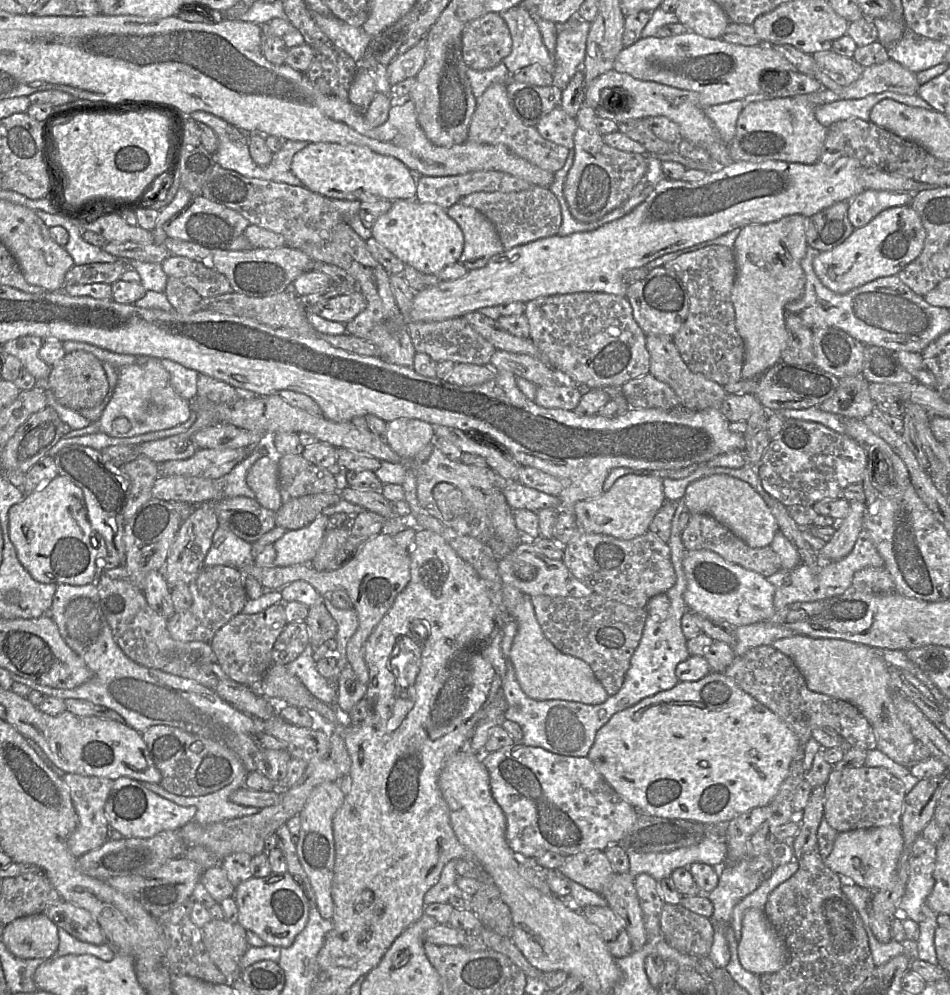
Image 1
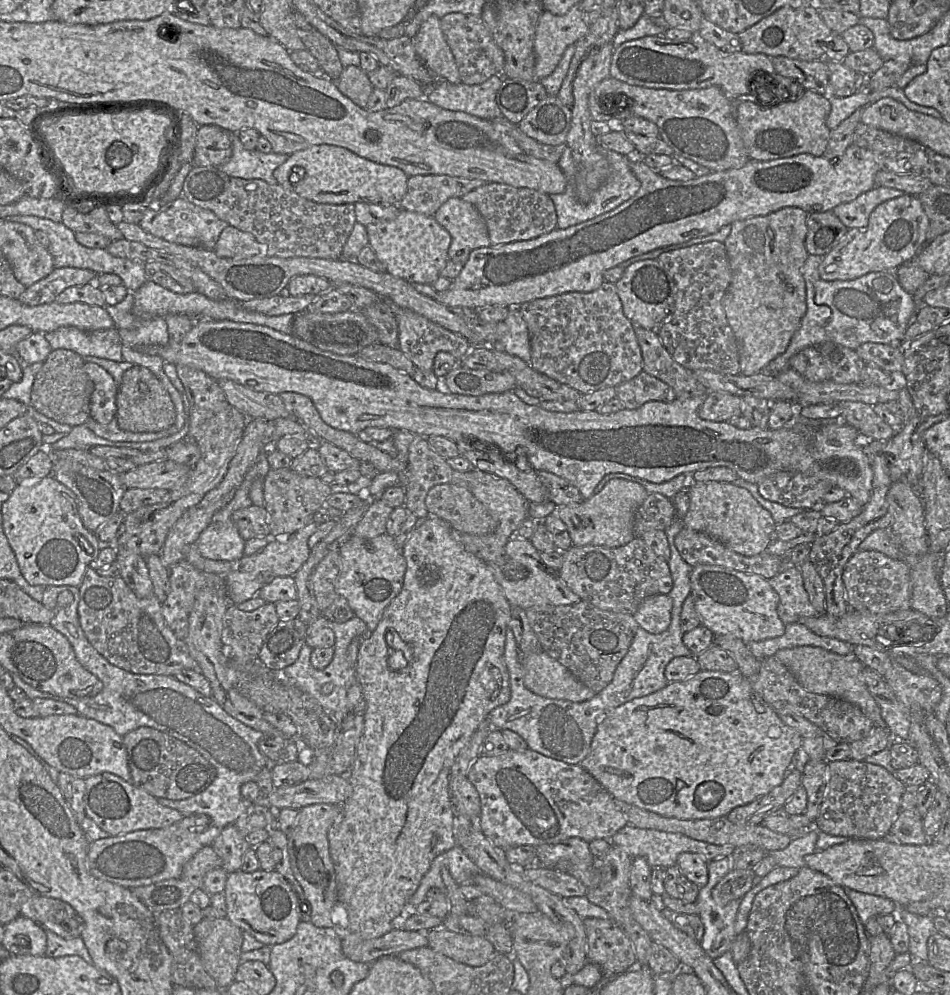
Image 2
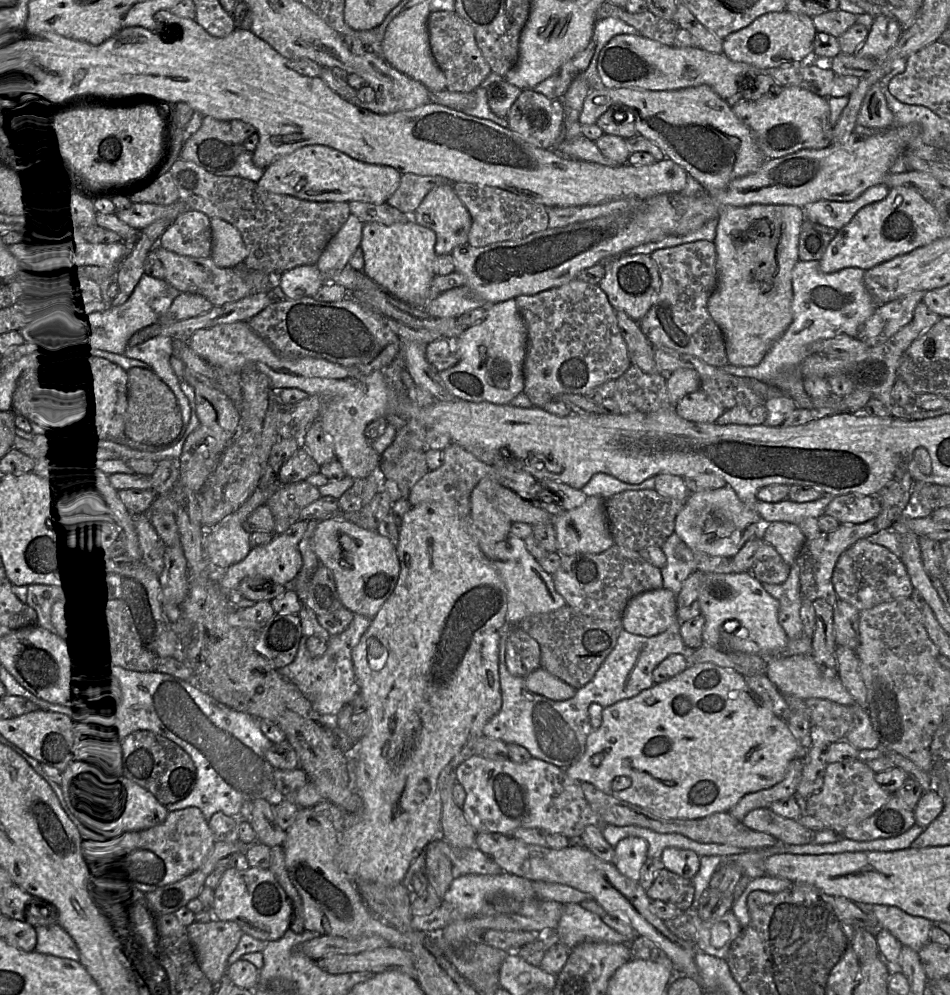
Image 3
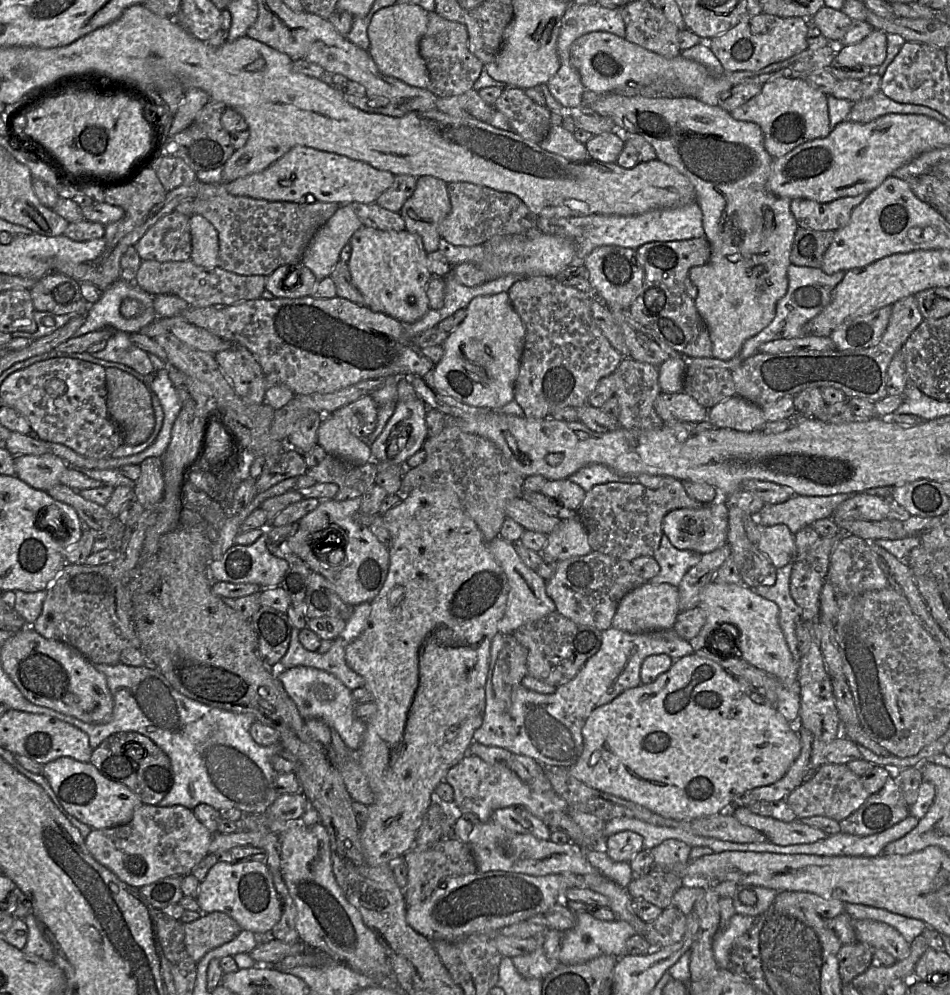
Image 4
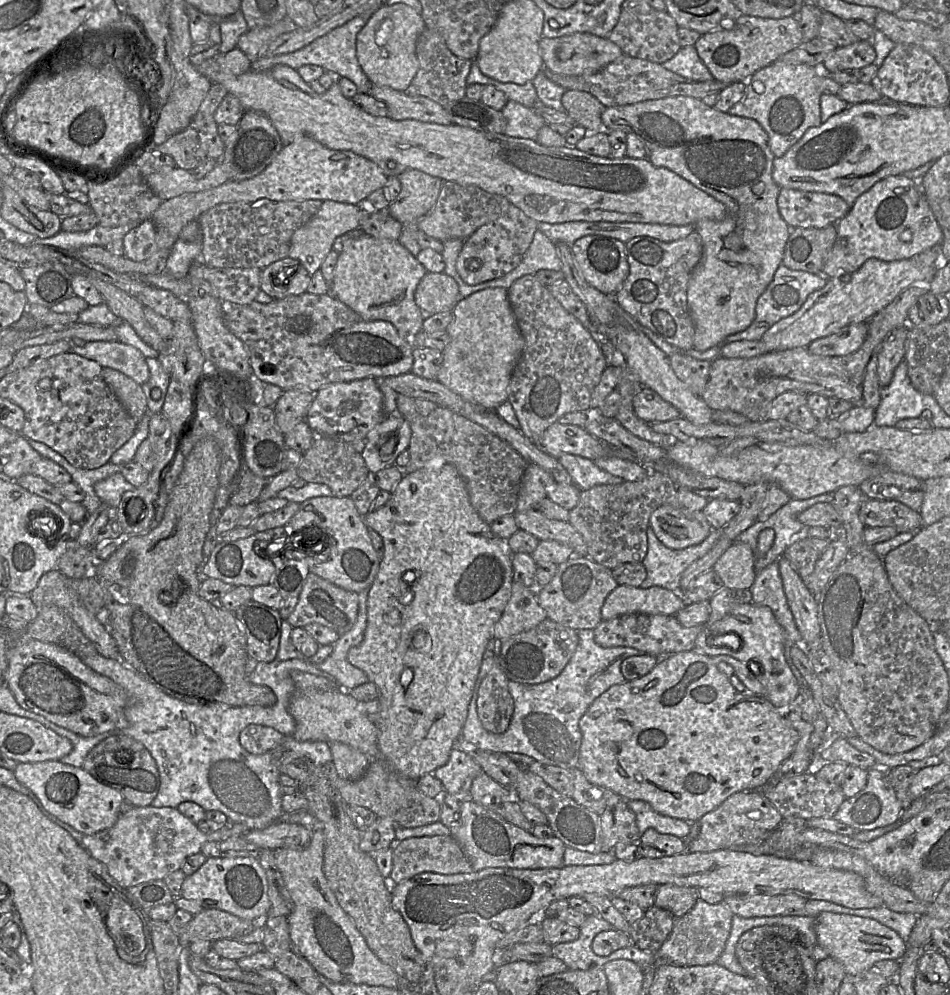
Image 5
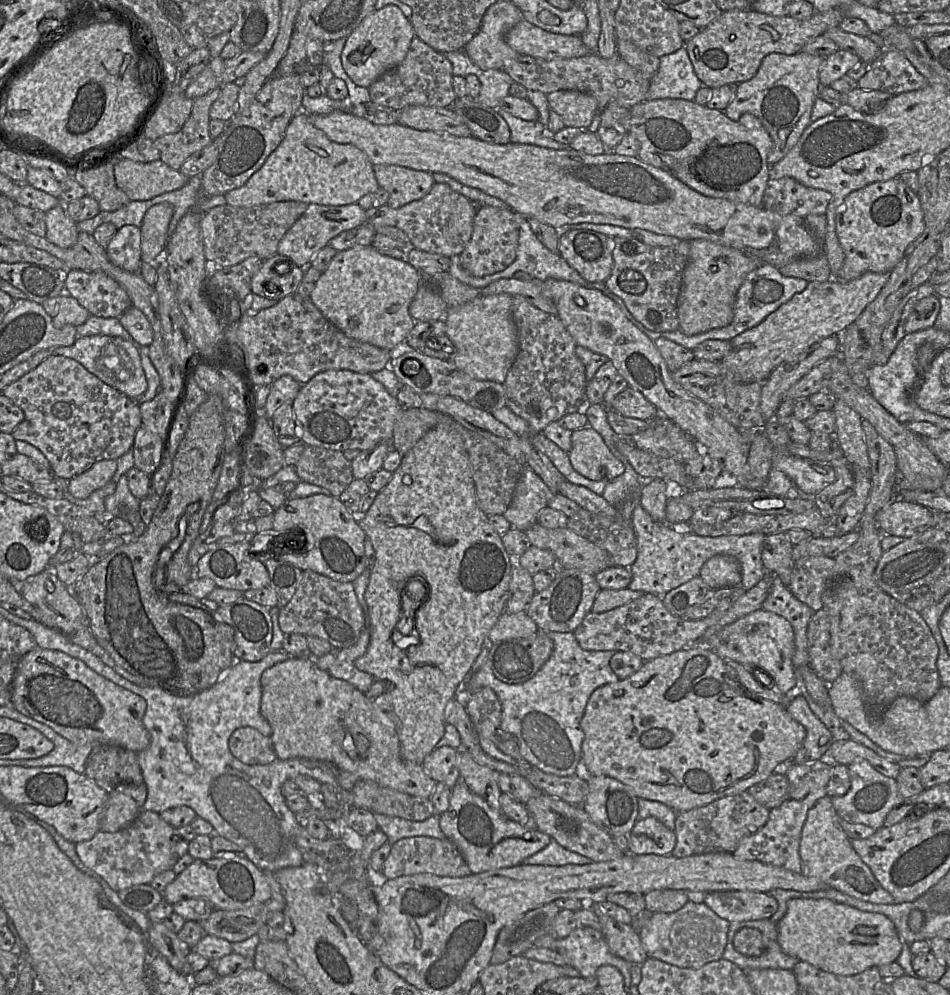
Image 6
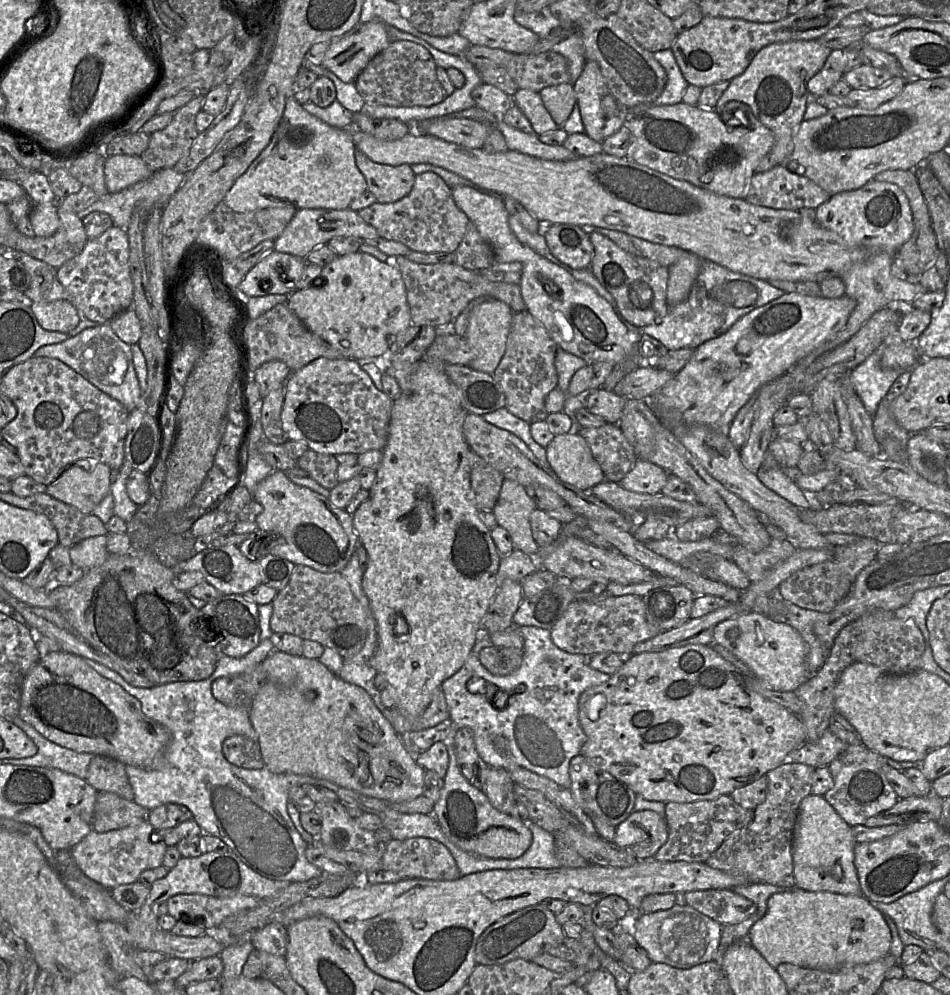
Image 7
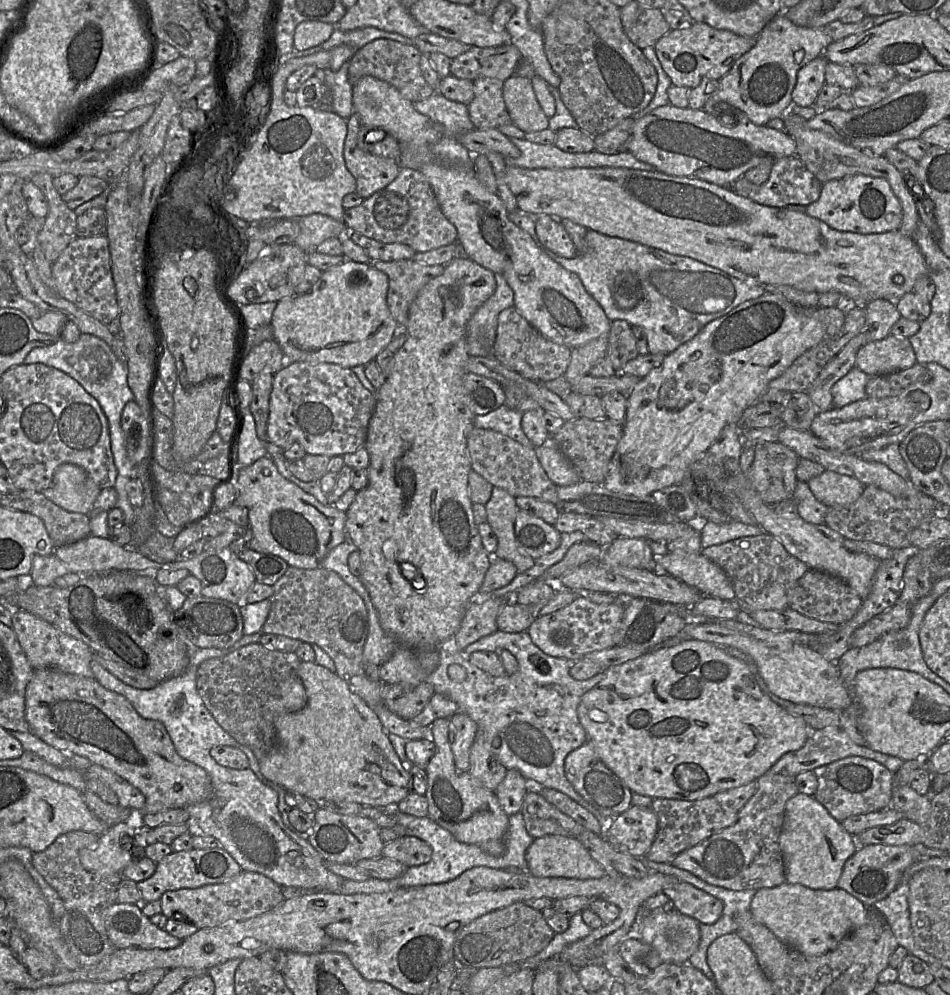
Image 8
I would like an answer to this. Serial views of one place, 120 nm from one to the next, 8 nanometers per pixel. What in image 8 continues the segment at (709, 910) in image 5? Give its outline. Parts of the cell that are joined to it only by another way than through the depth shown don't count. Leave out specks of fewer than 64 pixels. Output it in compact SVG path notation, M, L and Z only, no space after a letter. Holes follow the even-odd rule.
M671 906L653 911L646 911L635 927L635 935L644 943L652 946L662 962L671 964L688 964L691 955L697 950L700 942L700 922L681 914Z

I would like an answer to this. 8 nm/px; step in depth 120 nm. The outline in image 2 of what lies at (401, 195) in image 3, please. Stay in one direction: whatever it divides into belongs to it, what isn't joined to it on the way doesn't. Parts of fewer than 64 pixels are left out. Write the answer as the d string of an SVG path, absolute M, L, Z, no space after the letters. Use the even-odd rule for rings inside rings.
M436 174L410 176L407 192L399 206L407 211L433 216L448 199L462 198L486 183L491 182Z

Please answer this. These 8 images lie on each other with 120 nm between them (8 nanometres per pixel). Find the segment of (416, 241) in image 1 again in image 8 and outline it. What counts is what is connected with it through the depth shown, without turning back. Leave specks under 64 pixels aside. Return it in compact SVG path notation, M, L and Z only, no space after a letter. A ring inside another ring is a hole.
M346 259L341 264L323 271L321 278L309 292L296 293L278 301L270 325L273 329L273 340L281 348L287 365L294 362L331 363L351 369L374 361L393 340L399 328L387 304L388 287L388 276L371 263Z

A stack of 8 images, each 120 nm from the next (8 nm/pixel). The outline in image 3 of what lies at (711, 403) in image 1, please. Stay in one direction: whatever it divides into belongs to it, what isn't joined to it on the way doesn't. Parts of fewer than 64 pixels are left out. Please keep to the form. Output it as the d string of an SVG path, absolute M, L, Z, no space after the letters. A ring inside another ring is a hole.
M616 311L618 326L626 342L631 363L649 374L661 373L654 360L654 346L642 332L637 321L625 312Z

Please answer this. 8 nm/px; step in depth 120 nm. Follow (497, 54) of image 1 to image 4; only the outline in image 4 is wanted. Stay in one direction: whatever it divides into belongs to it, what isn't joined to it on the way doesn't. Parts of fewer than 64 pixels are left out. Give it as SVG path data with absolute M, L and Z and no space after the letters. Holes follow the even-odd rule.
M434 11L428 13L427 28L419 42L419 53L429 73L427 89L437 97L460 95L473 89L484 69L484 64L468 48L466 26L447 20Z

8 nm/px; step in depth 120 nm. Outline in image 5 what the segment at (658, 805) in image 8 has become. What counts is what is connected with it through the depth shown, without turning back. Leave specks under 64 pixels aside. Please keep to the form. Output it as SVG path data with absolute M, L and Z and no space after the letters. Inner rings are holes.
M744 790L730 795L714 810L692 823L689 836L684 839L685 852L709 852L748 844L765 839L784 819L774 804L761 790Z

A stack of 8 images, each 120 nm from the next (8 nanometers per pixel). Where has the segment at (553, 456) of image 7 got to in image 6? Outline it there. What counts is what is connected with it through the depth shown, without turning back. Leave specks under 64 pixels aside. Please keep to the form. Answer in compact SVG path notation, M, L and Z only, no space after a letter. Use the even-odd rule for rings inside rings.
M590 427L574 430L571 449L567 452L573 469L592 481L612 481L624 470L624 464L616 458L602 436Z

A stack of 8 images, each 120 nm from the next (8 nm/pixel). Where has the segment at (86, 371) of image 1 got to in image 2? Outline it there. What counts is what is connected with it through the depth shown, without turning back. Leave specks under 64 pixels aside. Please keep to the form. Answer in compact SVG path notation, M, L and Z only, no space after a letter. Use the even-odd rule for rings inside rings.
M68 349L52 350L37 373L28 405L38 413L59 423L81 425L90 419L90 398L94 384L84 371L85 359Z

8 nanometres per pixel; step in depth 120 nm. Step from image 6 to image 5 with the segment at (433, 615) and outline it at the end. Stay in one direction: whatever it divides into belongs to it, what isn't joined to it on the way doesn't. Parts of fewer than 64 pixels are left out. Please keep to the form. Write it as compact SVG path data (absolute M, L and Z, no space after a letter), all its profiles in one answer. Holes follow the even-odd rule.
M435 457L429 460L423 468L403 475L391 492L389 500L379 509L363 515L363 522L381 536L384 553L375 579L369 587L364 638L360 644L349 649L347 660L351 665L362 670L368 676L369 681L378 688L381 715L376 725L378 727L378 751L381 759L398 775L416 781L425 774L432 774L437 768L446 764L451 750L455 748L455 742L460 737L467 719L469 703L486 646L492 638L495 623L500 619L511 597L512 554L506 548L506 541L501 540L492 532L491 526L479 516L471 505L466 482L455 466L442 457ZM408 591L413 592L413 599L409 604L403 604L401 597L405 596ZM394 609L399 611L400 621L391 625L388 623L388 614Z

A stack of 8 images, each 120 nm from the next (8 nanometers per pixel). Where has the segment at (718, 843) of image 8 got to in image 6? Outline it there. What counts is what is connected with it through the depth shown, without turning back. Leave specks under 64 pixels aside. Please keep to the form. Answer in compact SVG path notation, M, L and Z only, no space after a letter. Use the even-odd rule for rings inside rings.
M820 760L796 764L789 762L784 766L784 773L789 781L787 799L778 807L770 809L769 818L757 832L743 837L732 853L740 860L756 860L765 864L801 873L799 846L801 833L807 814L815 803L827 795L827 784L830 779L833 764Z

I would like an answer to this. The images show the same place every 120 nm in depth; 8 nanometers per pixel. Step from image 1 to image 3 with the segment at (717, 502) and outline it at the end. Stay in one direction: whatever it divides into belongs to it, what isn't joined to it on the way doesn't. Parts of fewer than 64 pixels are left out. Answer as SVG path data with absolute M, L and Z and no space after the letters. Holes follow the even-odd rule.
M726 485L691 493L675 518L674 533L692 550L732 558L747 541L760 535L763 525L758 512L745 505Z

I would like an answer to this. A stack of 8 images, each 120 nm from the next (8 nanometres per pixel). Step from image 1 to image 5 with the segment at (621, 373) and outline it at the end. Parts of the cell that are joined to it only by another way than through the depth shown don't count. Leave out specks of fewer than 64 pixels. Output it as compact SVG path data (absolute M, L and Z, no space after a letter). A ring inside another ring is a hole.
M534 275L517 279L507 290L511 309L524 339L524 350L513 370L508 386L508 399L520 423L520 431L540 446L544 431L569 412L585 412L591 396L607 367L605 356L591 333L570 314Z

